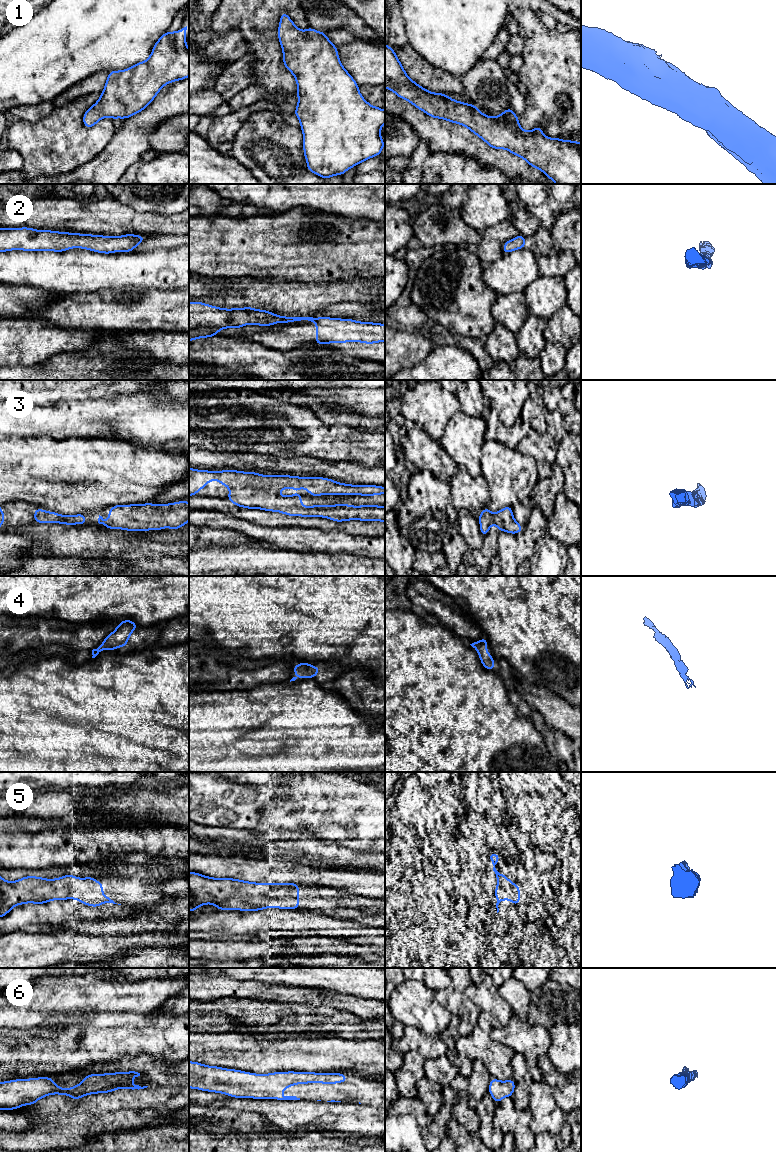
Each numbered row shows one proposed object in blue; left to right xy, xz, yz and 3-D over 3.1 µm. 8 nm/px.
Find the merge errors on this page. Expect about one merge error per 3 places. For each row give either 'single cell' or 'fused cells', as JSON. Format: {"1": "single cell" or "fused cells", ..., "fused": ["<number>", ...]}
{"1": "single cell", "2": "single cell", "3": "single cell", "4": "single cell", "5": "single cell", "6": "single cell", "fused": []}

